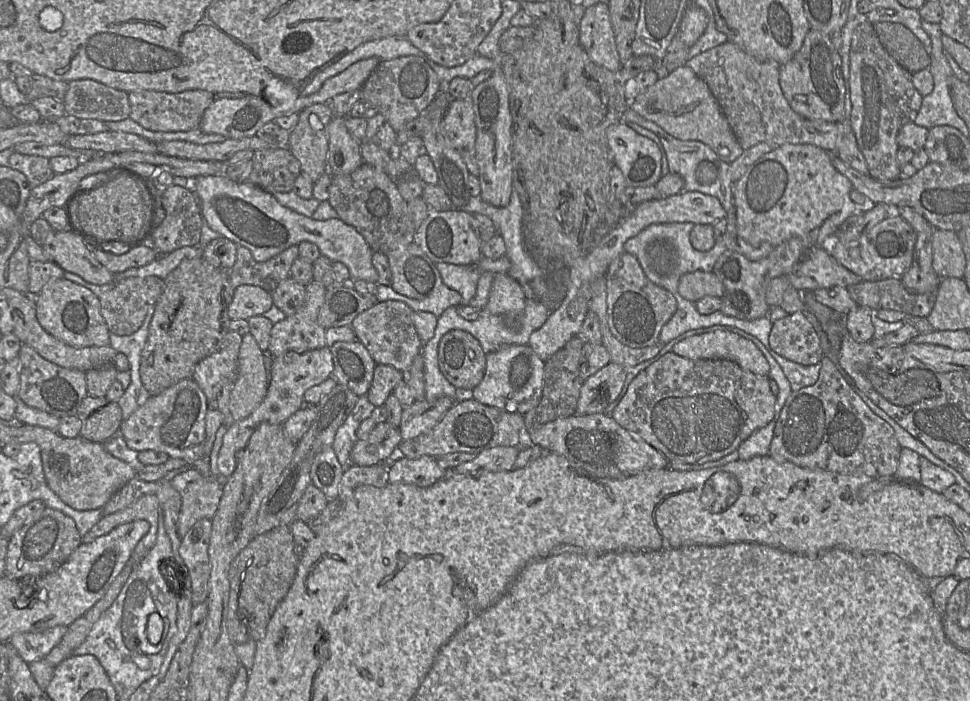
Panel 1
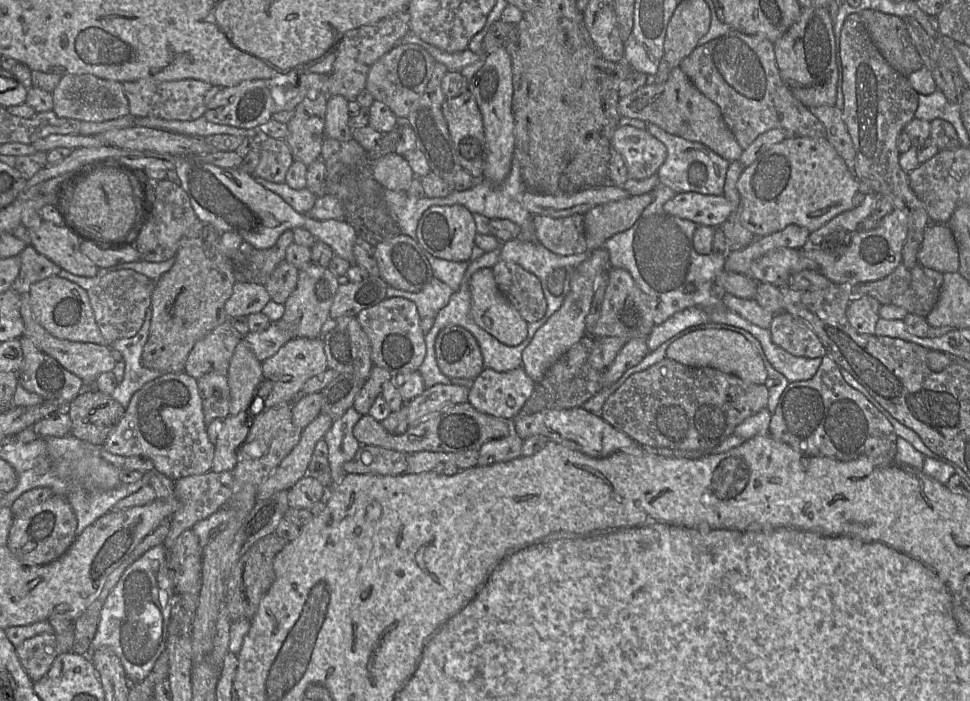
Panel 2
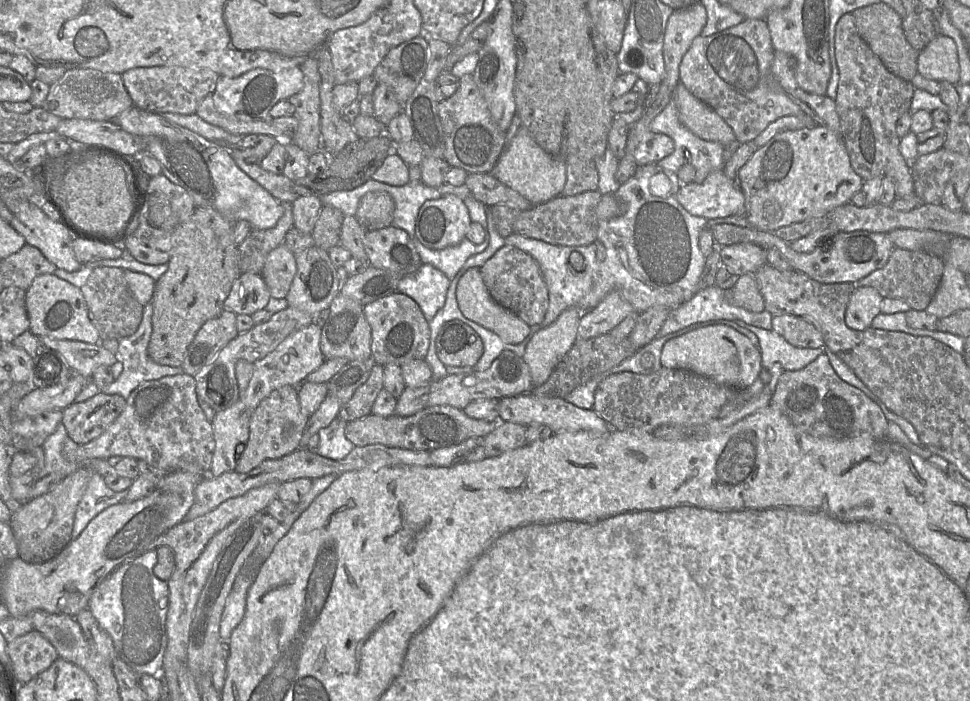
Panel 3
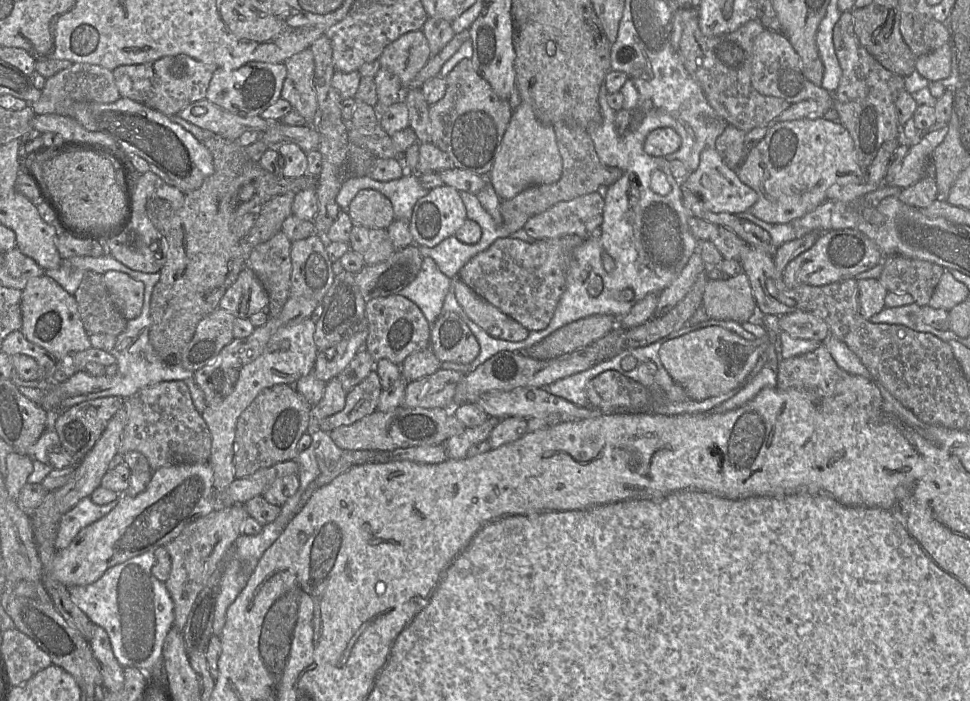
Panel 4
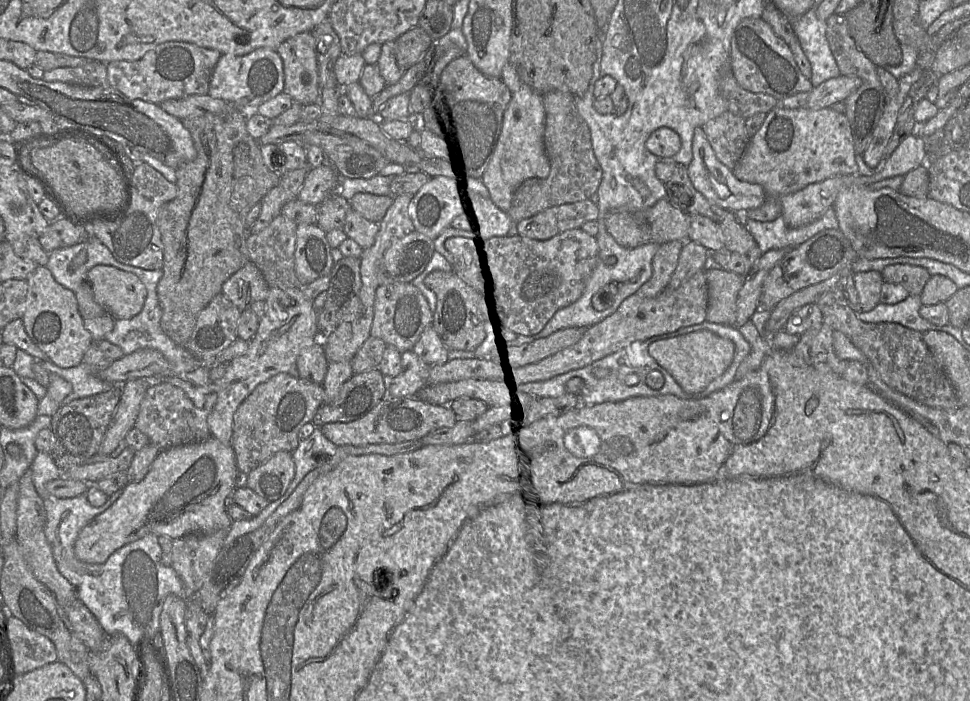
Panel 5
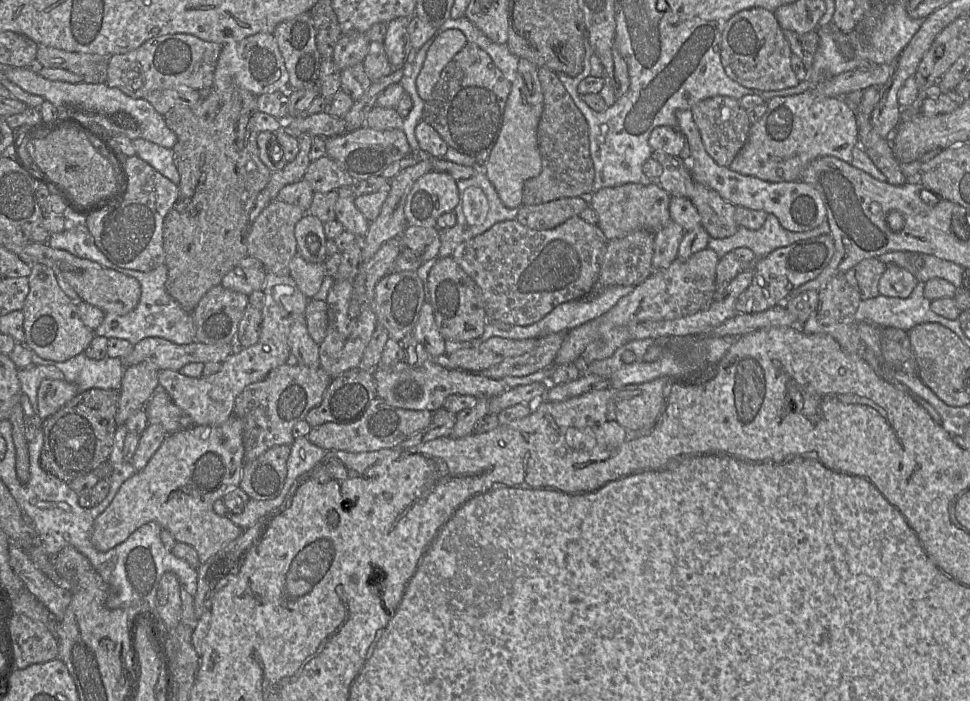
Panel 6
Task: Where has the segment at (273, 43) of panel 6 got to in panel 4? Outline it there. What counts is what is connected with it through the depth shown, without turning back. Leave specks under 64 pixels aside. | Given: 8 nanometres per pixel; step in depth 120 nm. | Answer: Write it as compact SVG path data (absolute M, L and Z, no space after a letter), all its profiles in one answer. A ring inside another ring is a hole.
M251 61L237 69L217 68L210 81L206 99L239 116L260 116L281 98L286 75L284 63Z

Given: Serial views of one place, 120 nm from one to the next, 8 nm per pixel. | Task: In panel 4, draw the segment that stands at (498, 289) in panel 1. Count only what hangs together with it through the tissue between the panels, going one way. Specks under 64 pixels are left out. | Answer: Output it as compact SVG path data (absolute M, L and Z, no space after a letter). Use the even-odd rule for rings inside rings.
M460 279L455 285L455 296L466 315L494 338L520 342L528 337L527 328L479 297Z

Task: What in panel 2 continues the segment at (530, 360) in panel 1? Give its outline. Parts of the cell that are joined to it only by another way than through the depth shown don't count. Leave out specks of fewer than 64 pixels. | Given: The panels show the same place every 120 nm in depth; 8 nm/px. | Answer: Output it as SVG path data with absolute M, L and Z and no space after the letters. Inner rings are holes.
M521 366L507 372L485 368L474 380L468 402L481 413L512 420L521 412L534 386Z

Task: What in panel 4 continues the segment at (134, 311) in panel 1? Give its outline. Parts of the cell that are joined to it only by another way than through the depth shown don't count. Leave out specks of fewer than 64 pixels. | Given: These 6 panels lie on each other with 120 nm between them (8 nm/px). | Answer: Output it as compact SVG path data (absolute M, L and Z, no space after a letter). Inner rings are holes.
M87 271L74 294L86 331L118 336L128 320L116 307L105 286L103 274Z

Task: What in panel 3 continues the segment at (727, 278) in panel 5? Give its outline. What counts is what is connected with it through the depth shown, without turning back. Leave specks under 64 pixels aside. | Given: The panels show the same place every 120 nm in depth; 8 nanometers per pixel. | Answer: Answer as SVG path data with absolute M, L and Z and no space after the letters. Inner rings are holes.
M754 274L739 276L730 289L726 289L728 301L750 312L760 313L765 310L764 299Z

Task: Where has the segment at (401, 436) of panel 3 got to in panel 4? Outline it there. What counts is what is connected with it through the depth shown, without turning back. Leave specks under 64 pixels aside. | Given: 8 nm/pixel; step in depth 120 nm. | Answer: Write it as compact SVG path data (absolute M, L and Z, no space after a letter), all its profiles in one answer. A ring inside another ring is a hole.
M404 404L388 412L379 410L350 425L329 432L334 443L343 450L394 450L413 446L440 445L467 427L456 418L451 408L411 408Z

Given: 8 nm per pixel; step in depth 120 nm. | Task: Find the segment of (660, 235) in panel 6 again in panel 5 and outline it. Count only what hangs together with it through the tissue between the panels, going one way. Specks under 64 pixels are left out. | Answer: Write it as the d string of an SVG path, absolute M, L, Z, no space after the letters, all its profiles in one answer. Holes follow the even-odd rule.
M680 240L660 244L652 260L652 276L636 293L646 298L655 298L667 288L682 247L683 242Z

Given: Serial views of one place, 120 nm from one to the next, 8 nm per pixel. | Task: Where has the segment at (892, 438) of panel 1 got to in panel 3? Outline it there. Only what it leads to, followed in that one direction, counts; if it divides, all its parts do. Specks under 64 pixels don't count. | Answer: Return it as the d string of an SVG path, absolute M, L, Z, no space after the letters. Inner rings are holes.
M825 353L801 370L780 375L770 405L786 415L801 432L817 438L850 439L858 436L886 438L888 420L880 406L861 390L843 381Z

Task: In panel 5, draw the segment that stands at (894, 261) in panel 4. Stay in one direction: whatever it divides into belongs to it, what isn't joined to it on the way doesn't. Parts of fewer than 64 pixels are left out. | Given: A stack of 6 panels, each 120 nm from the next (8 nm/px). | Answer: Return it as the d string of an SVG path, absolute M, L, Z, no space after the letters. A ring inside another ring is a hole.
M894 264L886 266L882 276L884 282L900 284L910 295L920 296L932 275L921 266Z

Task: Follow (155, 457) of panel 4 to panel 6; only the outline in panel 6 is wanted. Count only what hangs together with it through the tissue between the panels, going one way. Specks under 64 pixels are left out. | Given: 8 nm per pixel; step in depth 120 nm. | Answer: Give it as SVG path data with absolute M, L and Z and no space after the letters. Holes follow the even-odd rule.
M161 388L152 395L144 410L148 423L160 425L167 434L176 433L194 425L192 419Z

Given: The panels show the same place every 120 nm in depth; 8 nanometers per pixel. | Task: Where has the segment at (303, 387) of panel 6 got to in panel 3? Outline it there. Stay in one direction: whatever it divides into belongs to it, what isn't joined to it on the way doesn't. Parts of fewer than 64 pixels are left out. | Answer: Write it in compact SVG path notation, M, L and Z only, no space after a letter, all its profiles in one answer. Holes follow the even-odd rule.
M285 385L273 390L251 415L249 438L237 459L235 471L248 473L266 460L279 459L299 449L308 419L301 410L297 387Z

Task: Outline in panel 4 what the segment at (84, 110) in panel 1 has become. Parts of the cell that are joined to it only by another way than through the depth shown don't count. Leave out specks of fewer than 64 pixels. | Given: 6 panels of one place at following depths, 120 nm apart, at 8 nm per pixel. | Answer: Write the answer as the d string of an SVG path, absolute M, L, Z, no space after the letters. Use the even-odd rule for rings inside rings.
M88 63L72 64L69 68L47 78L41 91L40 99L35 103L29 103L36 115L57 114L72 118L74 118L75 104L112 103L121 97L112 71L103 66Z

